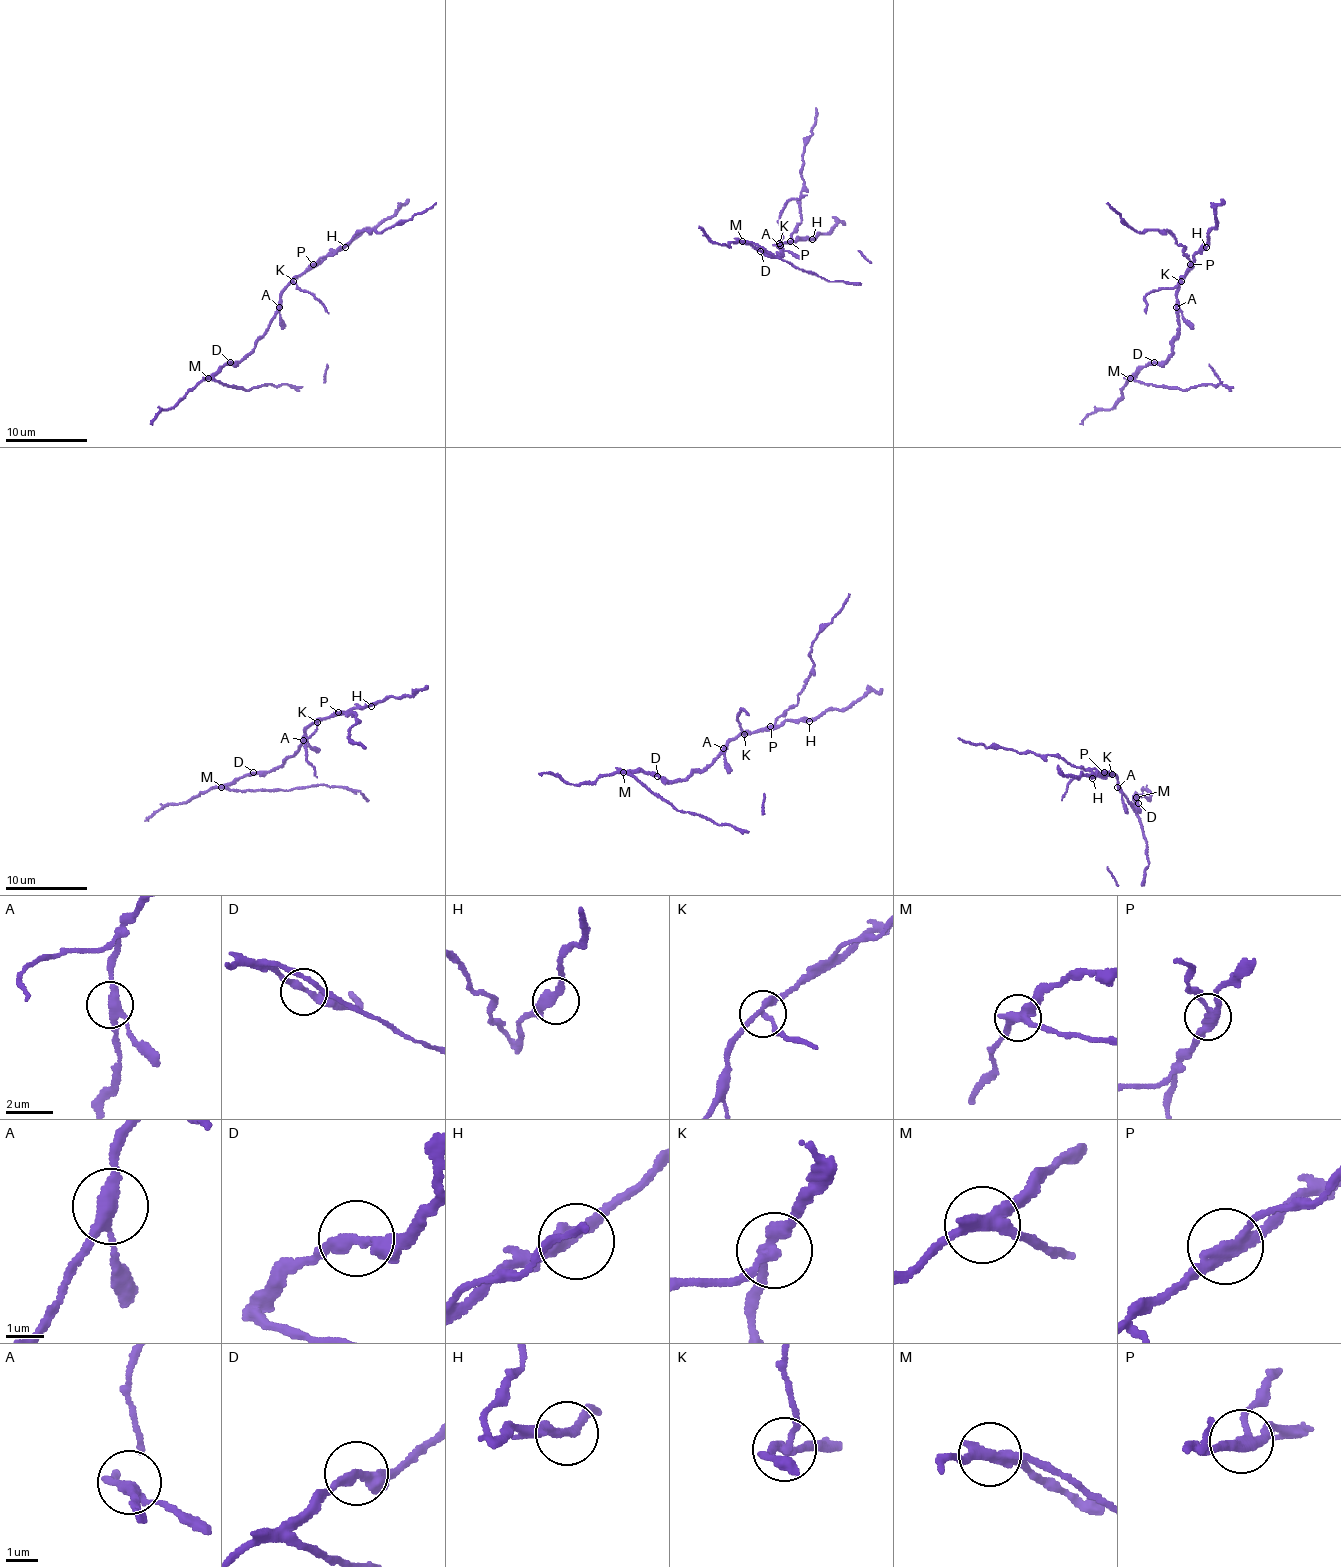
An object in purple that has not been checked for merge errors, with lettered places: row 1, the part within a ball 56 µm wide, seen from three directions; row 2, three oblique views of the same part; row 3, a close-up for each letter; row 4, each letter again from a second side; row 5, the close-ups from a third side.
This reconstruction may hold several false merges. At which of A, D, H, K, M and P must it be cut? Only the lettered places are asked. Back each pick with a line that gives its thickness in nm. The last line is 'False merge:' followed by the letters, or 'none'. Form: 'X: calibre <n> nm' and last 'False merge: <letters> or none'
K: calibre 240 nm
M: calibre 300 nm
P: calibre 260 nm
False merge: K, M, P

